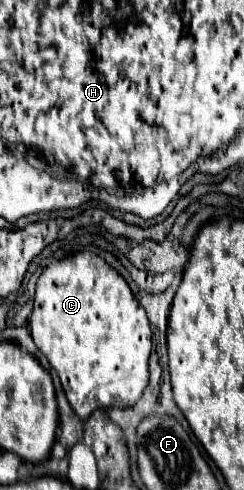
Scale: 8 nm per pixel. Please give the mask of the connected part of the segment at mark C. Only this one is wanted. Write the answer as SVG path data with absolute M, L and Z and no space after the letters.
M78 252L52 262L36 282L34 310L30 318L34 344L60 376L66 398L82 420L88 420L98 408L132 406L142 396L148 384L148 358L152 352L150 324L126 280L100 256Z

